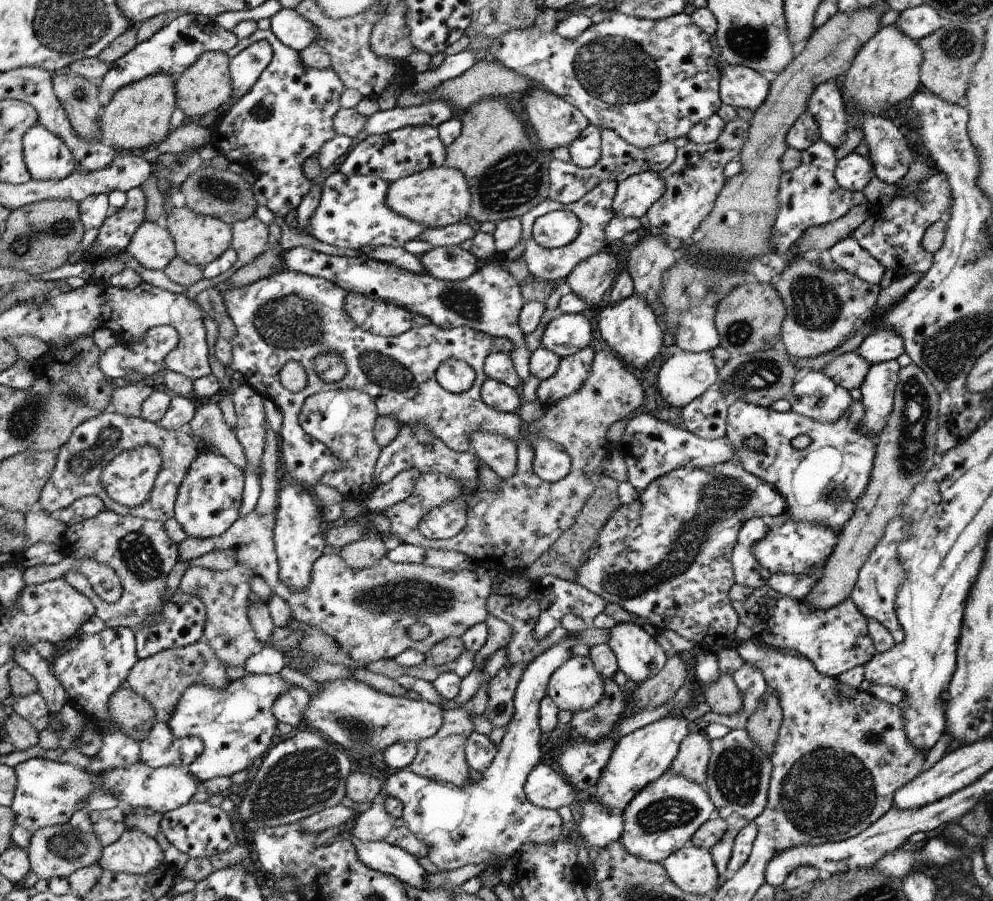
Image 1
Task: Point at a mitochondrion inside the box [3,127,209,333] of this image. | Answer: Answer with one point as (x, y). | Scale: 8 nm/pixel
(37, 233)

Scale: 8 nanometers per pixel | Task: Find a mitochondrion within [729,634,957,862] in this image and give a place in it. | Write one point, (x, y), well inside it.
(825, 793)

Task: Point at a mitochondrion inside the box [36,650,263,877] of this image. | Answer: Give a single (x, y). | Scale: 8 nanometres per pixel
(67, 846)

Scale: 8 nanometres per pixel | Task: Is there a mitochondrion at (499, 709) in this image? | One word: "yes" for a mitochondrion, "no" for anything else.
yes

